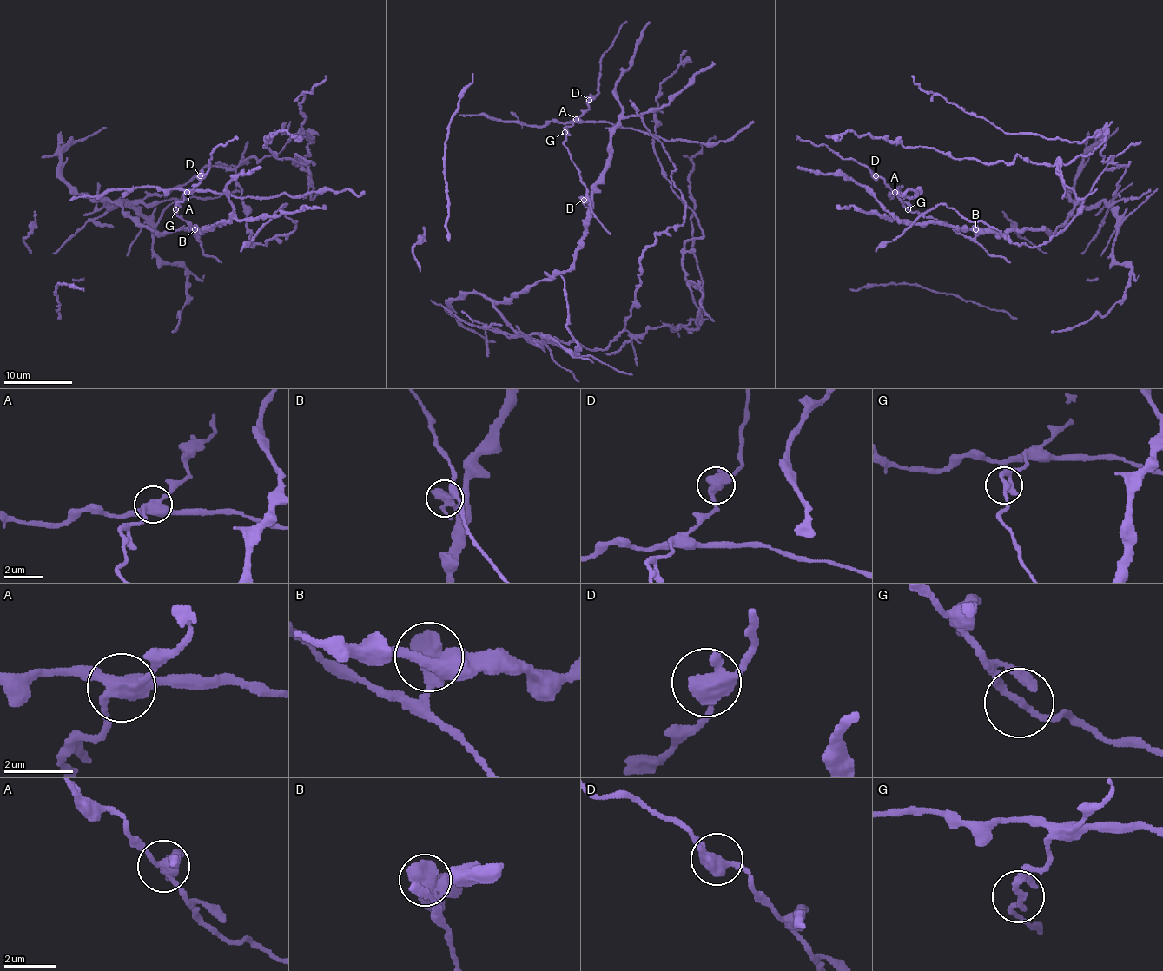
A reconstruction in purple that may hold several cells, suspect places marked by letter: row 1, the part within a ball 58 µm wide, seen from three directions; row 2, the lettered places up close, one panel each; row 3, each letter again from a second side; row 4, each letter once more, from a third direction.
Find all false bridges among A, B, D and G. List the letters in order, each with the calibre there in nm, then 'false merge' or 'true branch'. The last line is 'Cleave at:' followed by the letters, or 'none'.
A: 400 nm | false merge
B: 500 nm | false merge
D: 400 nm | true branch
G: 200 nm | true branch
Cleave at: A, B

